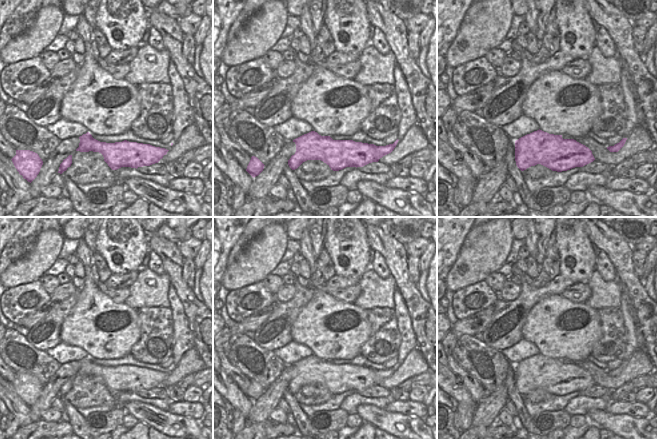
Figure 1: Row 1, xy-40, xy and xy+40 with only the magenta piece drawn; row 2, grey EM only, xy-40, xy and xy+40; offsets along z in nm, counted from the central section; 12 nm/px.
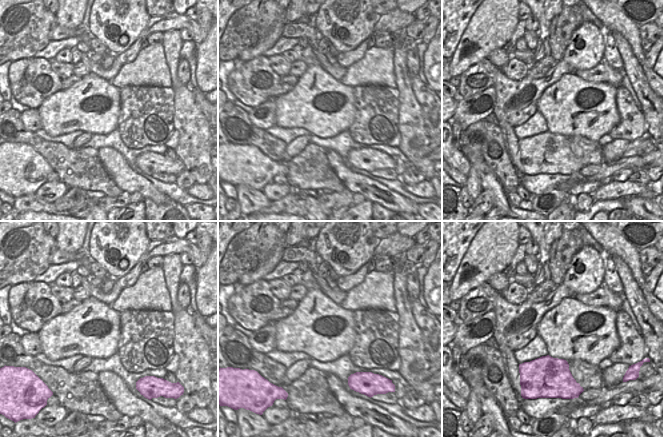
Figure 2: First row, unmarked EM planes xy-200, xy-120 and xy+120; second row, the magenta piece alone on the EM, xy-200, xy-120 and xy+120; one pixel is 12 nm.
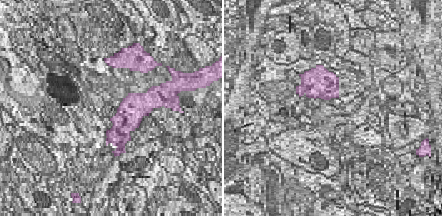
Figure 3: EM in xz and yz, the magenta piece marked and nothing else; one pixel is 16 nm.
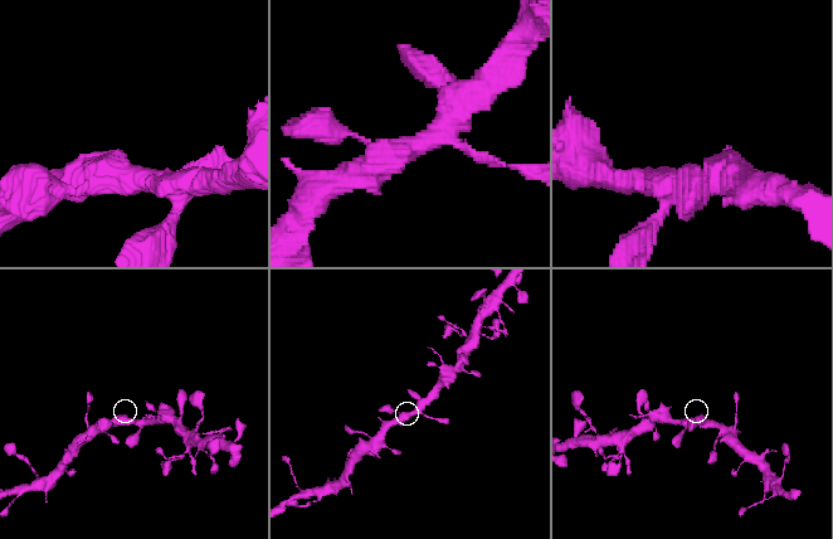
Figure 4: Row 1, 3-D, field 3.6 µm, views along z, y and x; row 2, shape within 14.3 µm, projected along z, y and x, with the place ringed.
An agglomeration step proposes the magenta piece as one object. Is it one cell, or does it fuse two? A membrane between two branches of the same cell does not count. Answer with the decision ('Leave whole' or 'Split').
Leave whole

